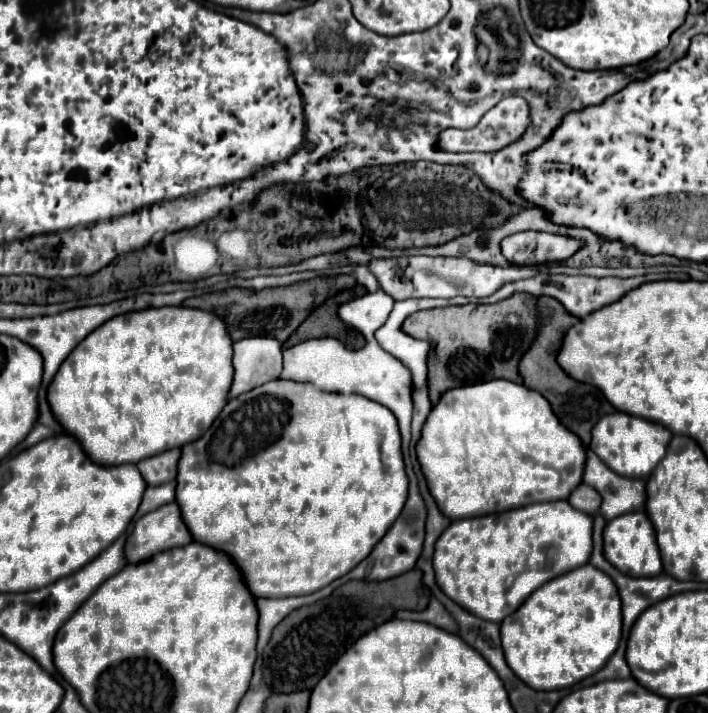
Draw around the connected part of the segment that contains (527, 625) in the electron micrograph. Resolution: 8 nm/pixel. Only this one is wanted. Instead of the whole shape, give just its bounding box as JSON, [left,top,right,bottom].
[500,566,622,690]

